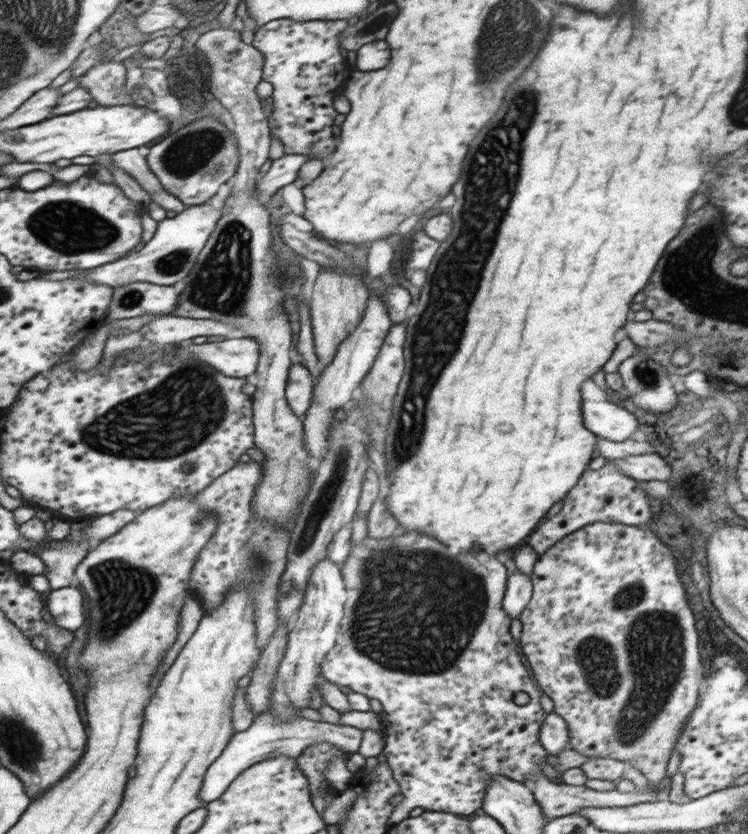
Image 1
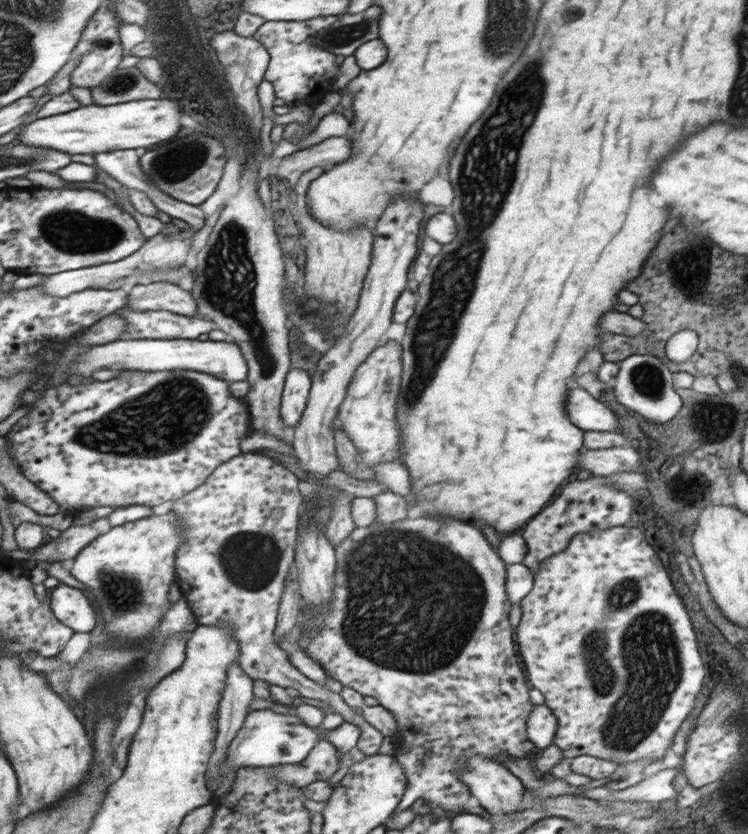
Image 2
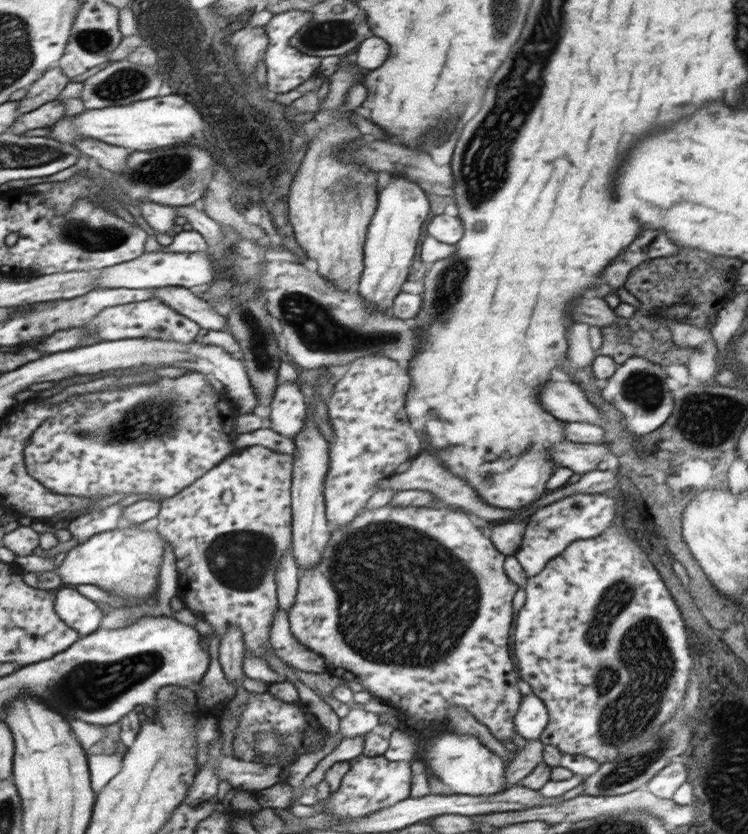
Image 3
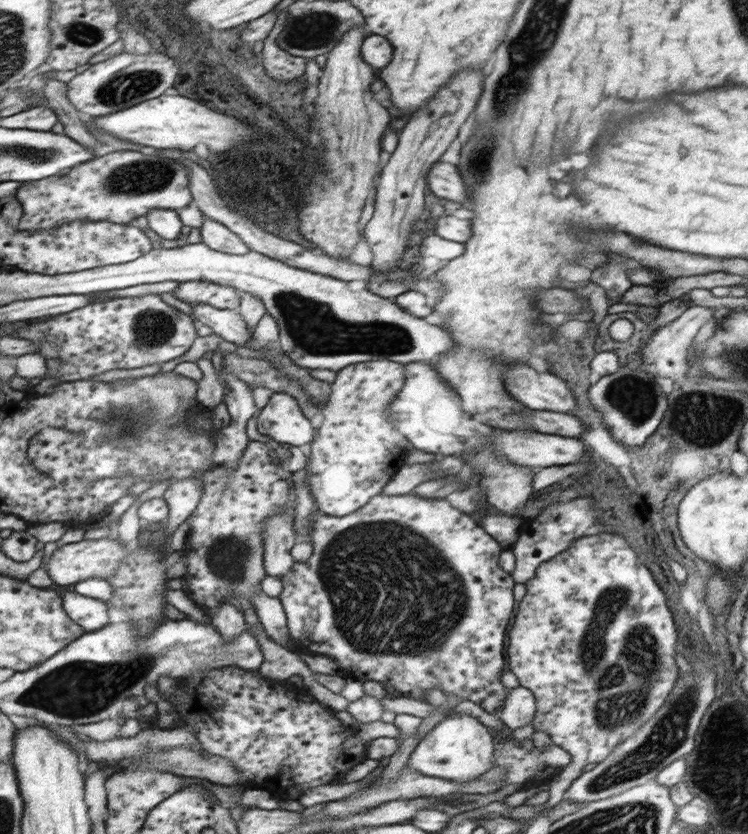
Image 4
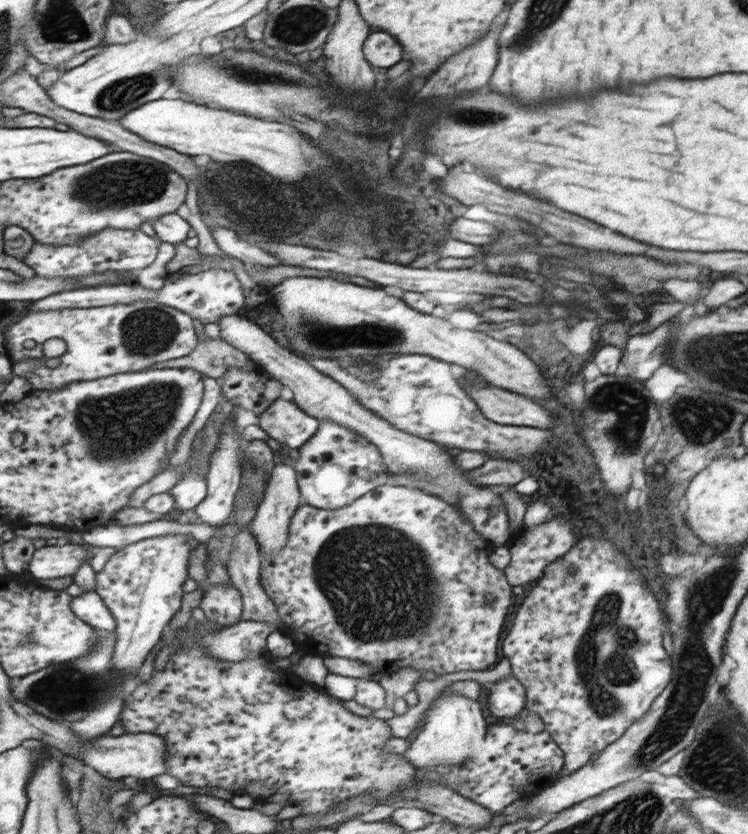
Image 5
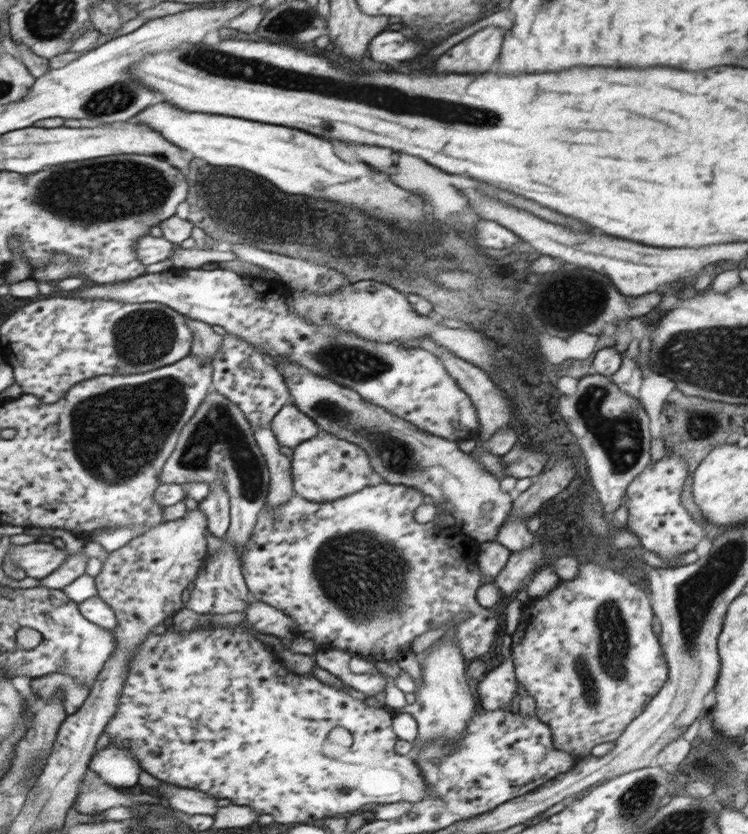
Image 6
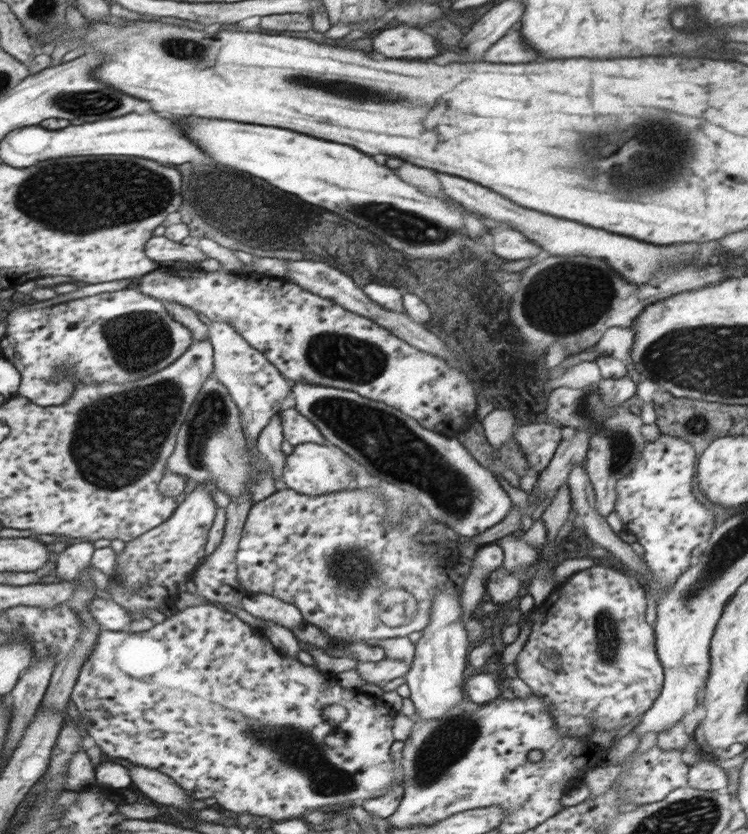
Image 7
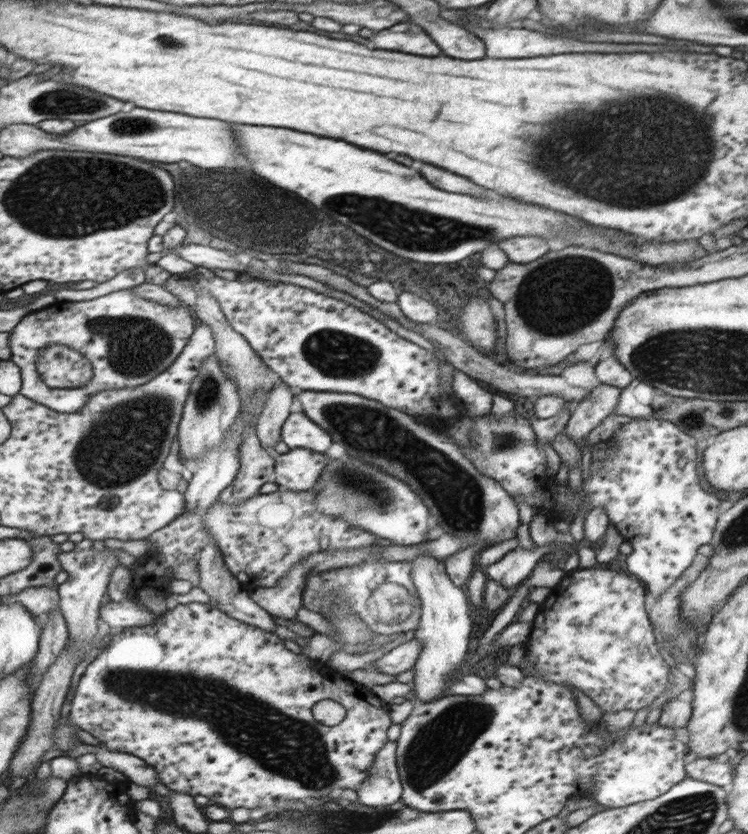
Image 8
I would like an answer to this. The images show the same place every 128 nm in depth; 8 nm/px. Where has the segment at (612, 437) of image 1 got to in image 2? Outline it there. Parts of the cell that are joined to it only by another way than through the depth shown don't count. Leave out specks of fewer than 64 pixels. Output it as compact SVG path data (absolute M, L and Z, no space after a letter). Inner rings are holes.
M586 385L584 388L568 389L565 411L568 420L584 431L614 431L620 426L616 412L592 398L586 391Z

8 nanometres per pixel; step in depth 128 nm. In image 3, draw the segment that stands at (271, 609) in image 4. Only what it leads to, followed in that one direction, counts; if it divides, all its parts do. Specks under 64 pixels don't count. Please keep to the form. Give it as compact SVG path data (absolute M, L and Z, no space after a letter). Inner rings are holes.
M280 611L275 612L274 619L272 619L272 627L270 627L270 635L268 635L272 649L278 658L281 658L284 663L302 671L313 672L316 674L324 673L329 671L327 664L325 663L324 657L318 653L312 652L307 646L304 646L292 633L289 626L289 616L287 612Z

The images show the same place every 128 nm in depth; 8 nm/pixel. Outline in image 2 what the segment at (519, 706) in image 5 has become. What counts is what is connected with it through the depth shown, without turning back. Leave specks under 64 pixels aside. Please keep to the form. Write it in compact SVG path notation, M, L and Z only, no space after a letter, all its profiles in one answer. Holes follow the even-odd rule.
M535 704L526 719L528 740L537 748L554 744L554 733L558 731L558 718L545 704Z

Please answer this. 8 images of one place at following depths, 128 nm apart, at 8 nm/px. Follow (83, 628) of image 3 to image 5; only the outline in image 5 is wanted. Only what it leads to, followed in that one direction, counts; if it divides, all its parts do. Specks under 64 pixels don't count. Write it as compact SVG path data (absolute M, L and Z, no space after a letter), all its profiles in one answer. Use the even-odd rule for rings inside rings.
M95 590L86 591L80 596L74 596L73 611L93 626L99 633L114 632L116 630L117 621L114 615L106 607L104 599Z

